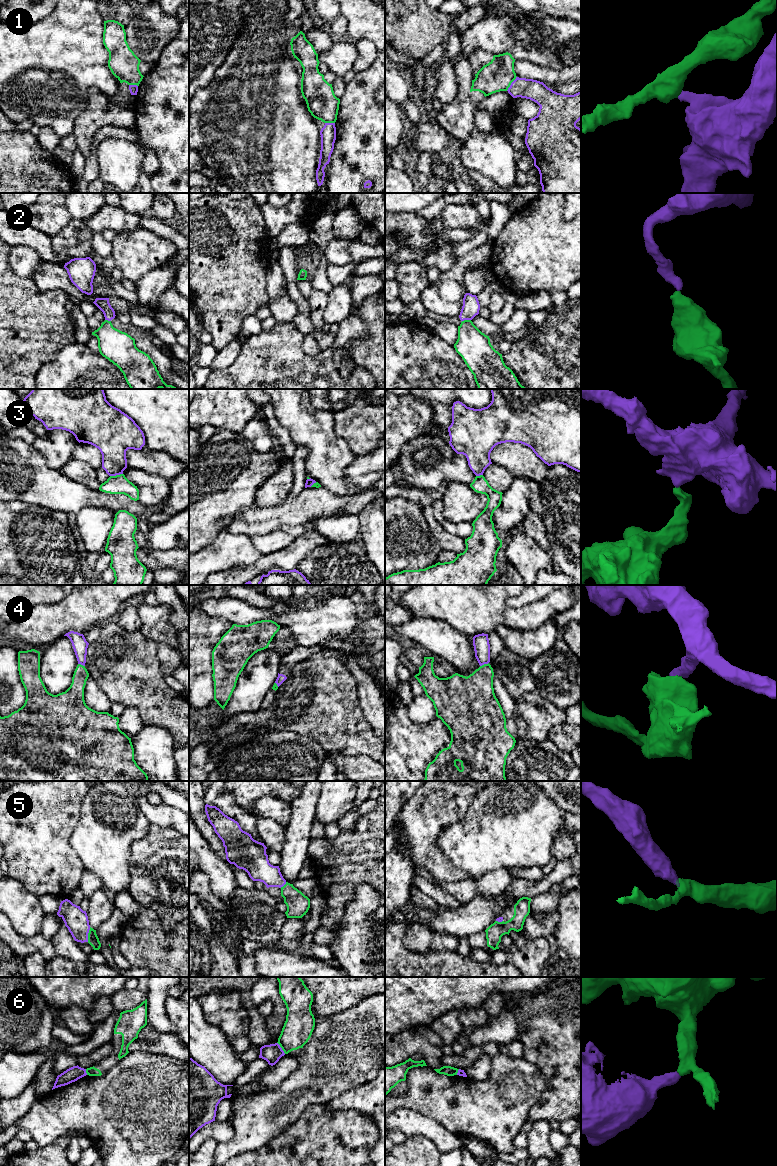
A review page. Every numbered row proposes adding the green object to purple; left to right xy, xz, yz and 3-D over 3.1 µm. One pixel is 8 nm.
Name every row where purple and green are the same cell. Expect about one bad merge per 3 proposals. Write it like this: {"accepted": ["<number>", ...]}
{"accepted": ["1", "2", "5"]}

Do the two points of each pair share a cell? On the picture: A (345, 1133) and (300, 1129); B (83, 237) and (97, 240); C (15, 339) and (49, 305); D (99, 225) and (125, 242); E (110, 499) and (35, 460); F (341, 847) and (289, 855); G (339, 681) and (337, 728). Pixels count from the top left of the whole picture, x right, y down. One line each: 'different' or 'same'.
A: same
B: different
C: same
D: different
E: same
F: different
G: same

